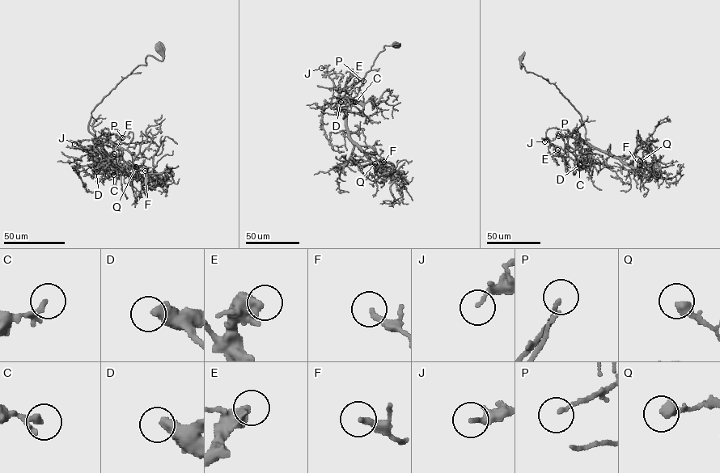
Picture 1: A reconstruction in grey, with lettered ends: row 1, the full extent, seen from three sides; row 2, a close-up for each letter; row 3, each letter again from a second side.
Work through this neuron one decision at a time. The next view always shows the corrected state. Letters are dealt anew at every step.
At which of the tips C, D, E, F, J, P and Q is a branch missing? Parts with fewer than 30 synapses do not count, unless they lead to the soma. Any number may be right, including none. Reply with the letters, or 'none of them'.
none of them

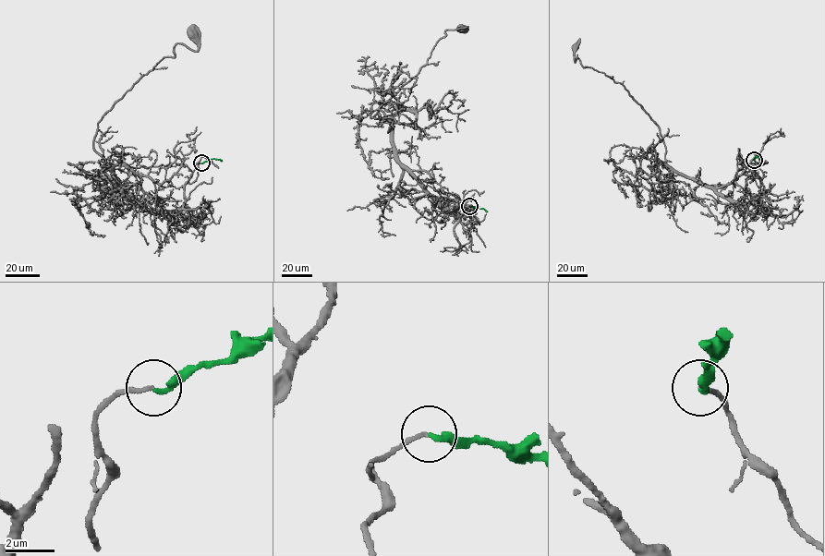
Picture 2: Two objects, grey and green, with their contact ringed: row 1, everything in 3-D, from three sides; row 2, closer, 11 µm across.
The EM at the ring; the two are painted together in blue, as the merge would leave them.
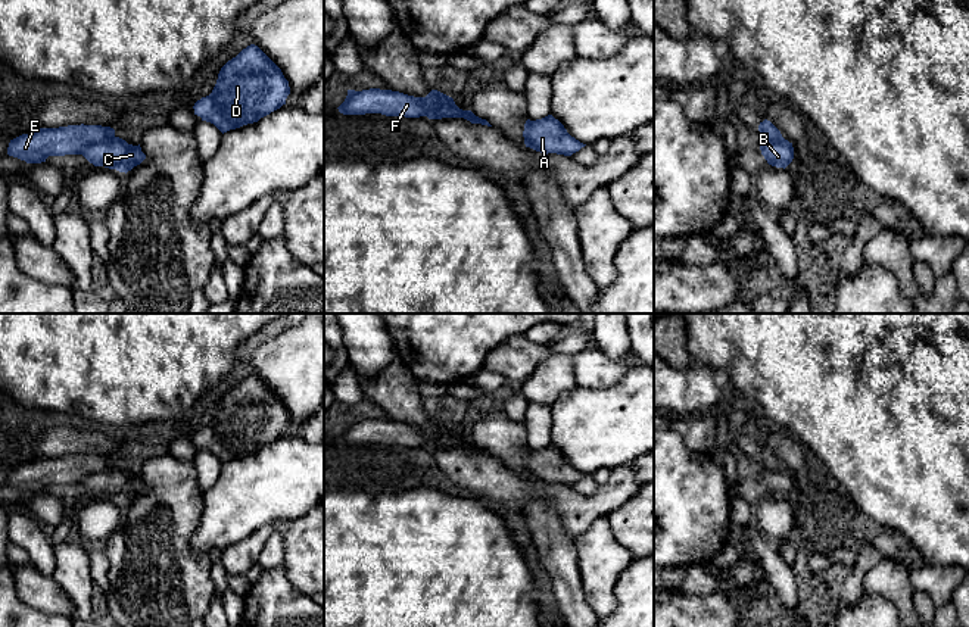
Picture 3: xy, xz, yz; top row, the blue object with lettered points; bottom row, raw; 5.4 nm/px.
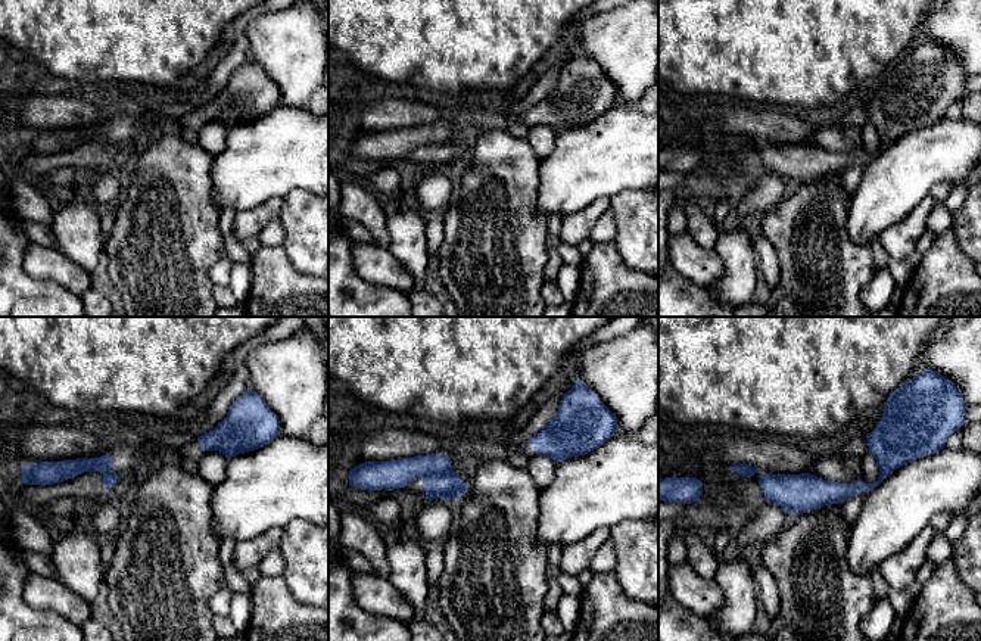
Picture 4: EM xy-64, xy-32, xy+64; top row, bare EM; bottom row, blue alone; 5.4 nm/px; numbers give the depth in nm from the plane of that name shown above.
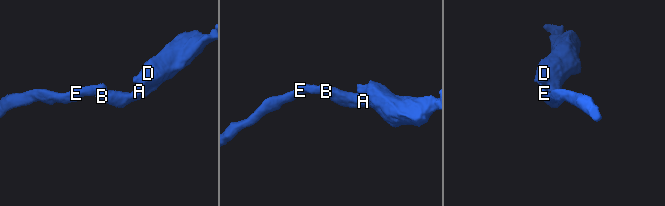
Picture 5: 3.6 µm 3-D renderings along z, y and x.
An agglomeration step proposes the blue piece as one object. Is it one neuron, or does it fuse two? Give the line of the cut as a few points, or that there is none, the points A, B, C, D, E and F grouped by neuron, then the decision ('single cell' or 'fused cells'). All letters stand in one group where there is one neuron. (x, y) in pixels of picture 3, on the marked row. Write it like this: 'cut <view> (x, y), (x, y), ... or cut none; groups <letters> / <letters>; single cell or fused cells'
cut xy (114, 136), (90, 143), (80, 153); groups A B C D / E F; fused cells

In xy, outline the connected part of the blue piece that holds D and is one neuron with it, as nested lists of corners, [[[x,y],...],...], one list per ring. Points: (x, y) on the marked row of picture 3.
[[[250,44],[221,68],[212,93],[197,100],[193,109],[224,134],[280,109],[289,94],[281,69]]]

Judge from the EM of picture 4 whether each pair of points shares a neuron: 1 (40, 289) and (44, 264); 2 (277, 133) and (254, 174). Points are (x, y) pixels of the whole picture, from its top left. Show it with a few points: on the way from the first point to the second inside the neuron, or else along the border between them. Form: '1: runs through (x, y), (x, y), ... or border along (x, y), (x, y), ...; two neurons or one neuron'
1: border along (25, 249), (22, 267), (31, 276), (74, 292); two neurons
2: runs through (277, 143), (259, 164); one neuron

